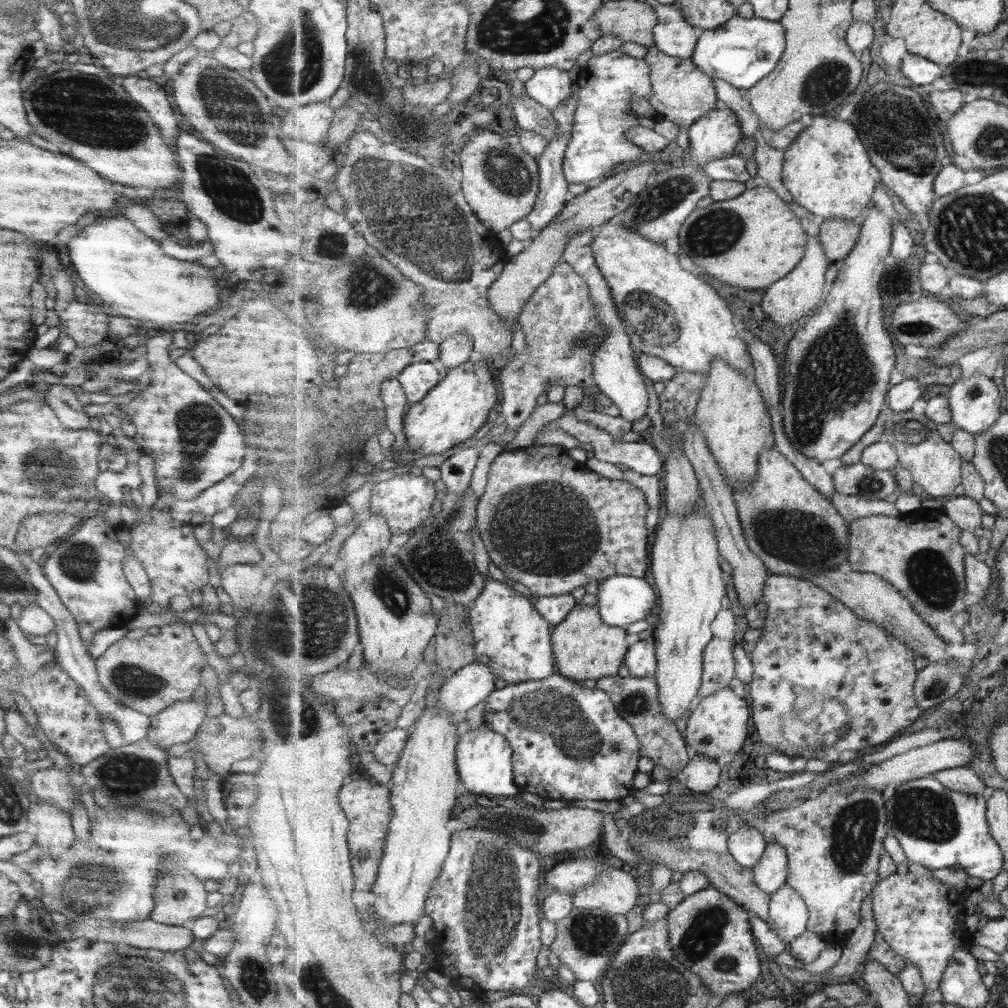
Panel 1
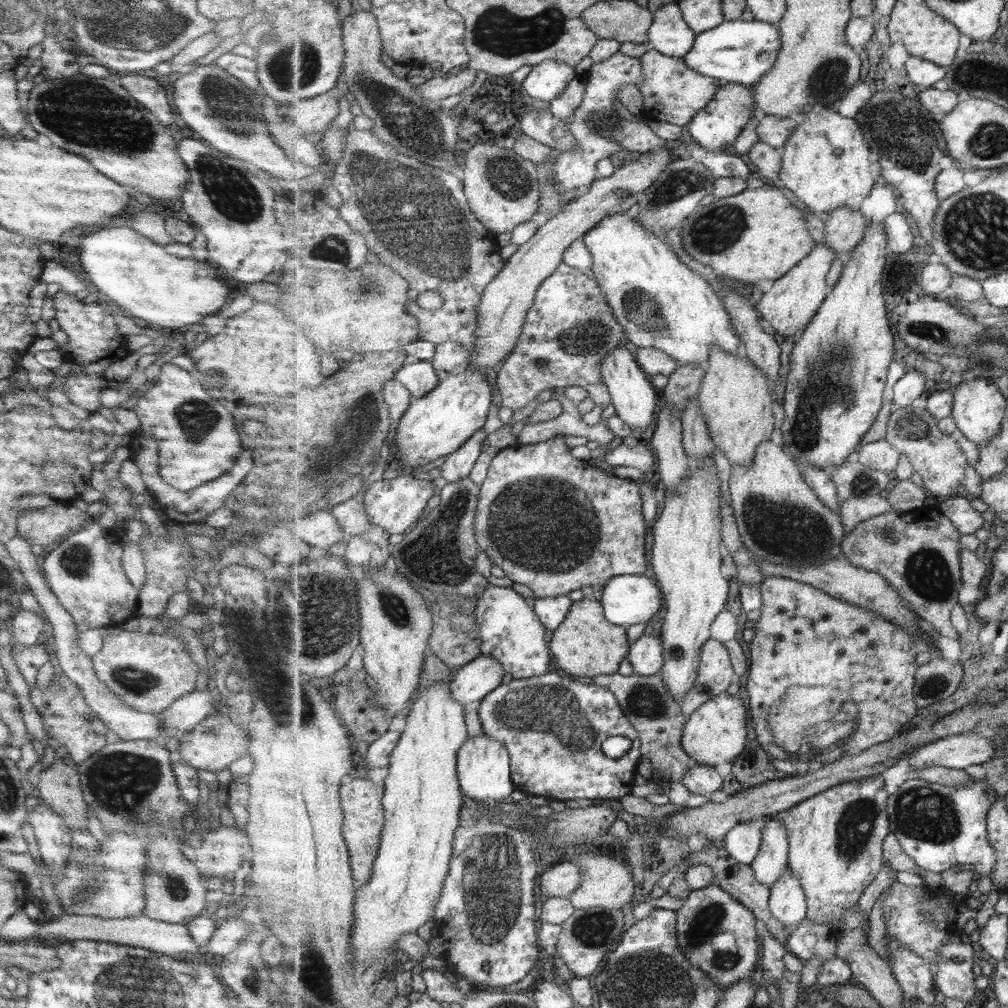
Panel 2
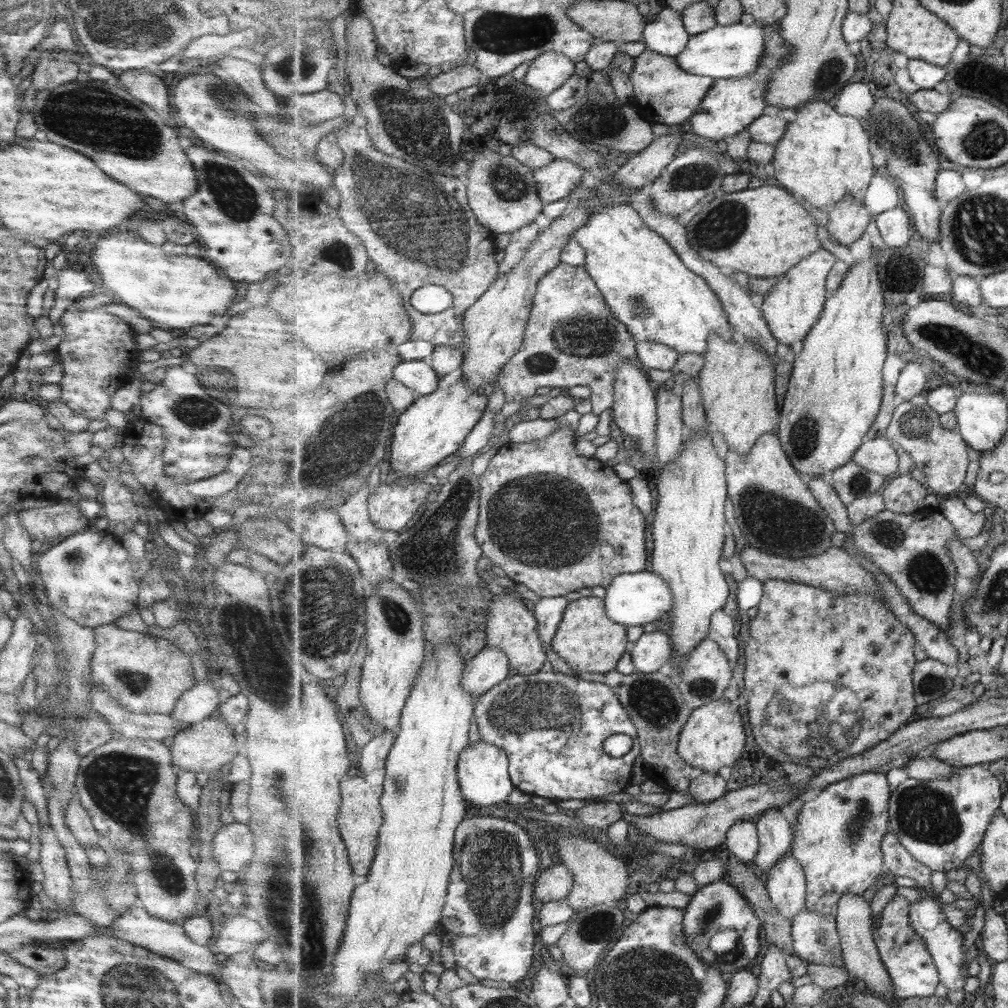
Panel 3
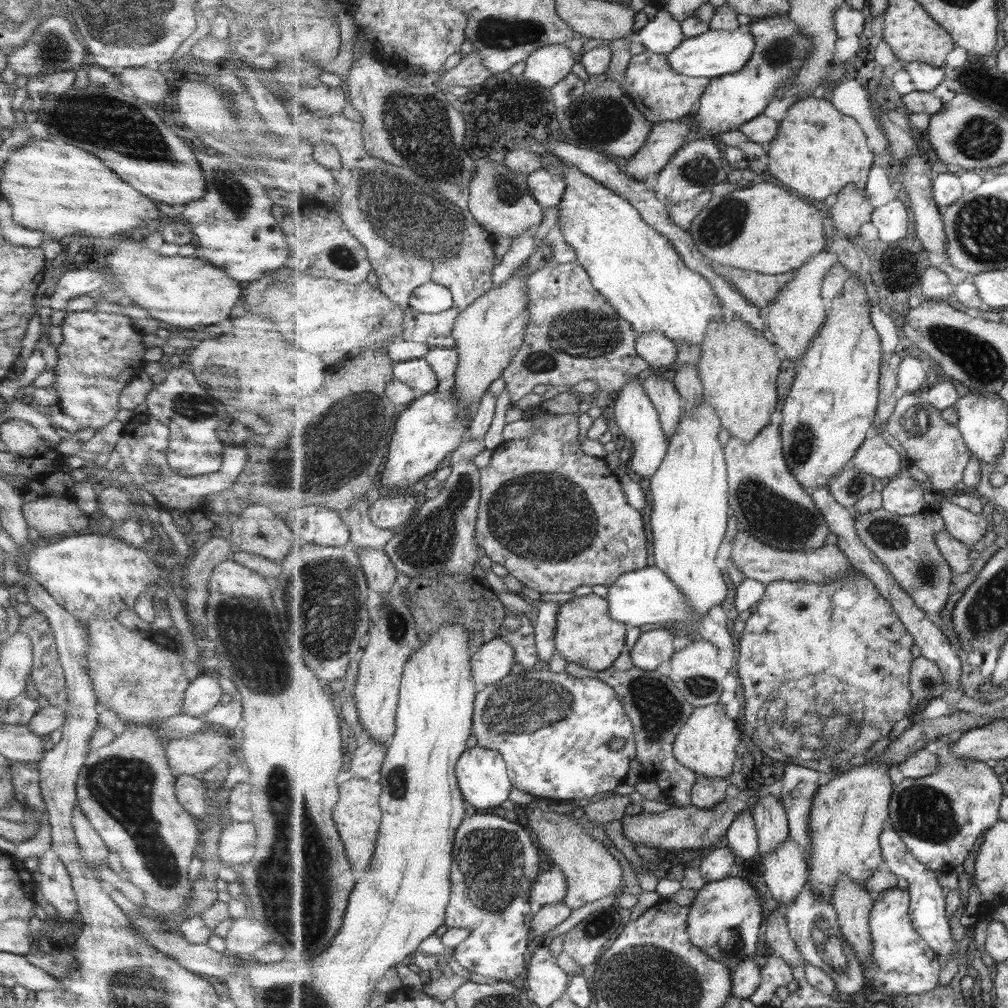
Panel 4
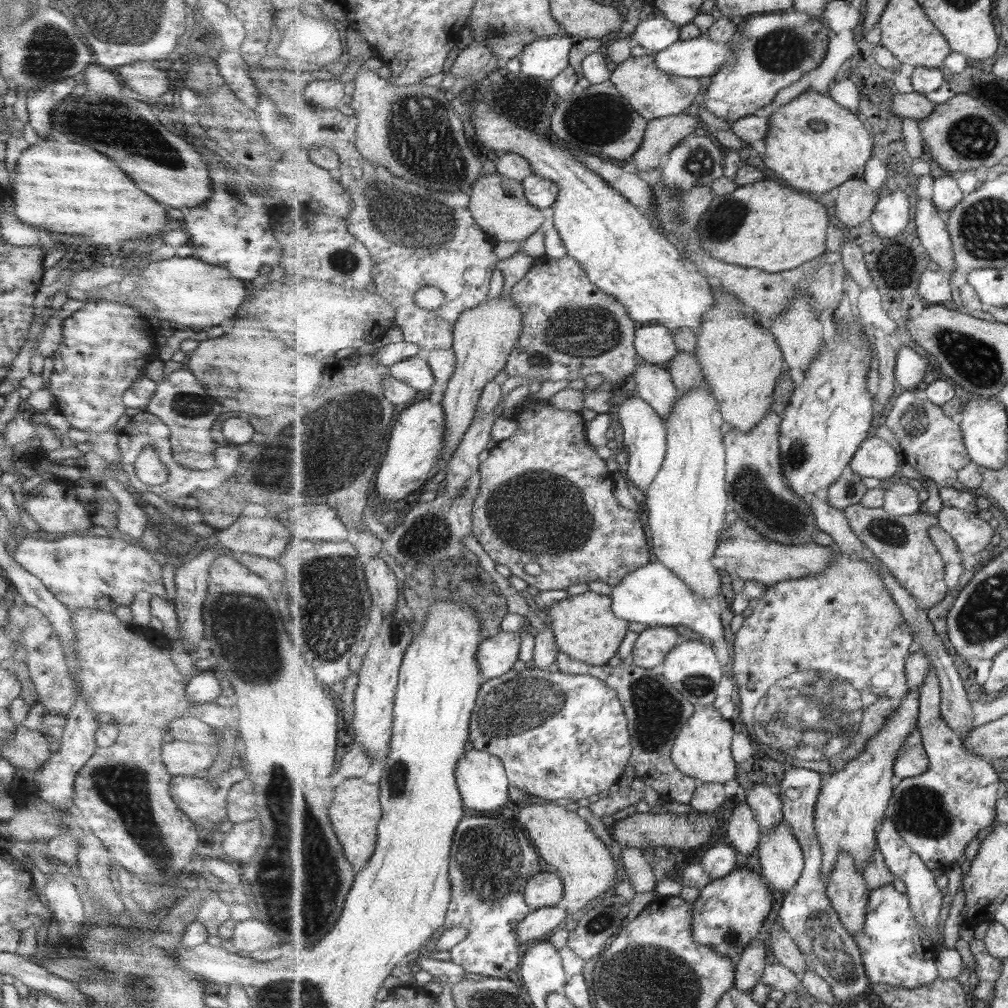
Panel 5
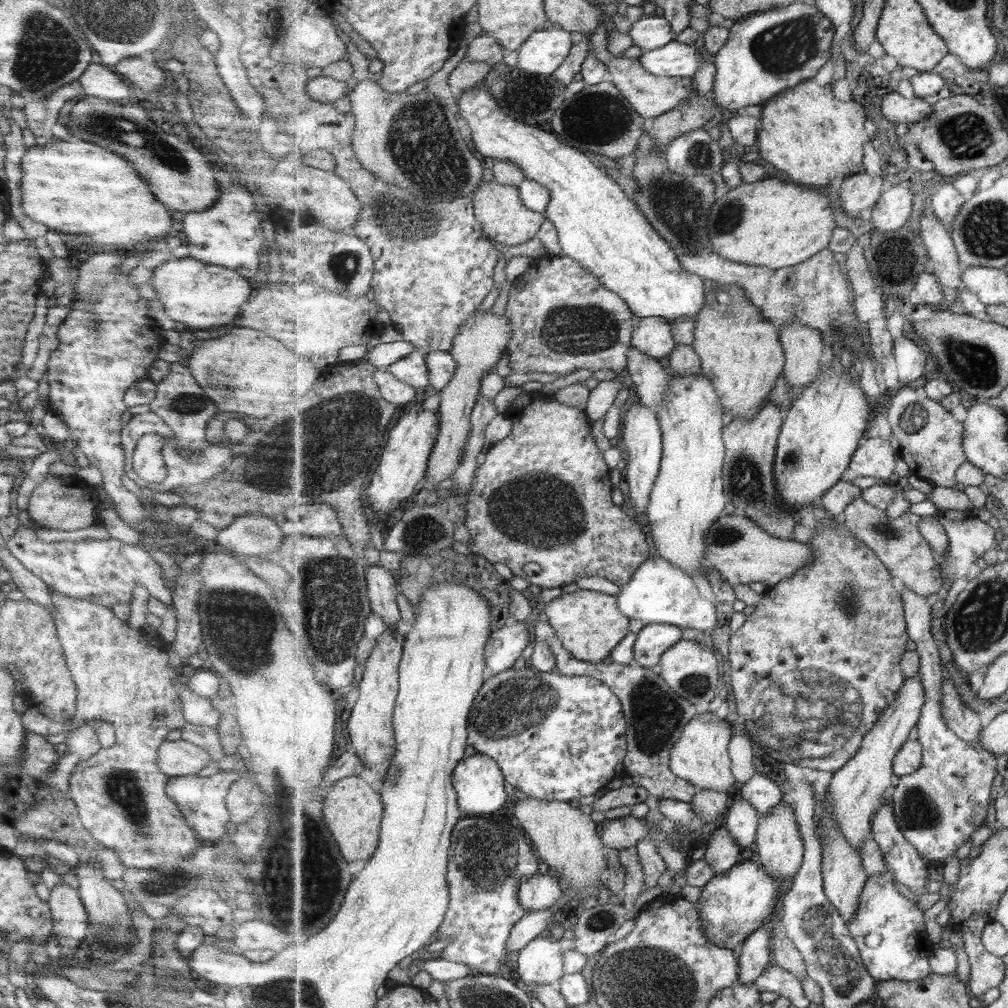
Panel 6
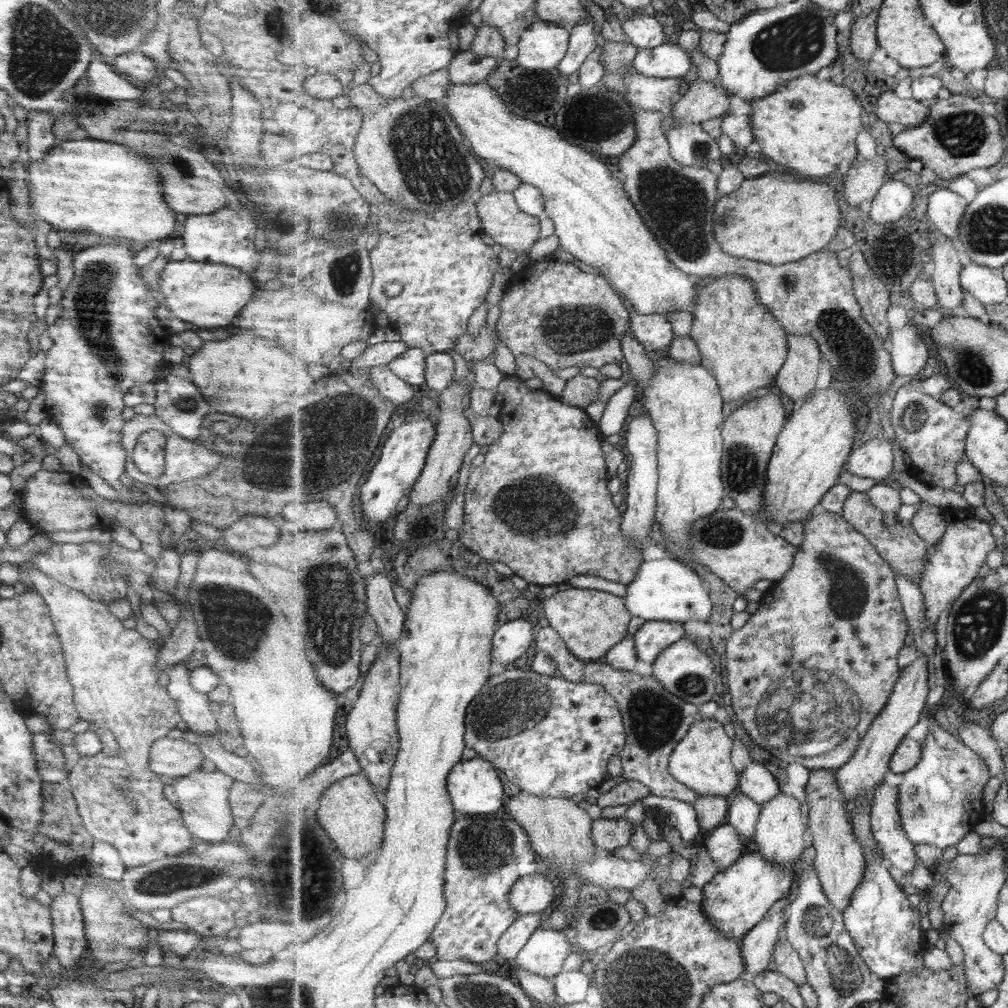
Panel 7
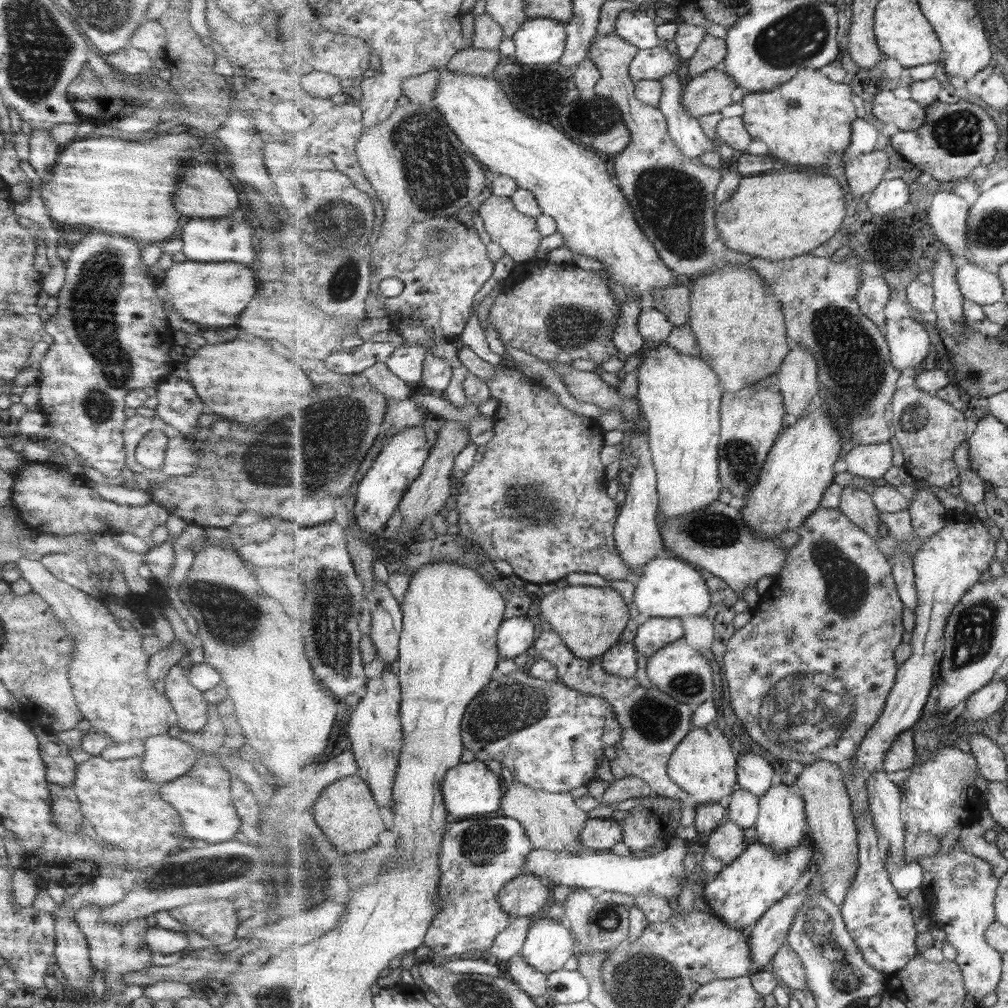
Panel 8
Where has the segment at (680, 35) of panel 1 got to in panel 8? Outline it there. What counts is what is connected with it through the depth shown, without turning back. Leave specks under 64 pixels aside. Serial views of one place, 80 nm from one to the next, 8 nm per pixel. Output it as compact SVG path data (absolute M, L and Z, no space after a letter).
M638 8L623 10L616 20L615 28L621 38L628 40L638 50L653 50L663 44L657 36L657 26L653 18L649 18L646 11Z

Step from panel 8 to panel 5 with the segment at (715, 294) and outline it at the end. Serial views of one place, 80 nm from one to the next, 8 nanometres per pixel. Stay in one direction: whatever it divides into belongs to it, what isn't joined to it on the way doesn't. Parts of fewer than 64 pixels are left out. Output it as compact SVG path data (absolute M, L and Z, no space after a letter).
M716 289L715 293L716 305L704 316L704 324L697 334L697 348L694 353L676 354L669 372L682 394L704 386L705 380L704 387L720 403L724 421L735 430L753 432L771 412L777 380L789 367L788 362L770 327L765 328L752 318L750 309L736 294Z

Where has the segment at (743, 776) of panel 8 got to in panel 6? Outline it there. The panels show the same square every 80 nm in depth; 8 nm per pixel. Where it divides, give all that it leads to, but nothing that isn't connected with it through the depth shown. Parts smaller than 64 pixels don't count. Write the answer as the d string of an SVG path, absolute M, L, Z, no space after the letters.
M756 772L740 790L740 794L766 817L784 798L782 785L777 784L768 774Z

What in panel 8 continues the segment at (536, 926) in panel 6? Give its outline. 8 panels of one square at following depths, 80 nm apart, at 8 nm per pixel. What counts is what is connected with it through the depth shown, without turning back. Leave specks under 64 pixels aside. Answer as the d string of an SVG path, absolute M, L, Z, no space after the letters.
M527 917L513 918L509 928L497 936L497 940L491 949L490 959L510 961L520 955L525 942L527 942L531 924L533 922Z

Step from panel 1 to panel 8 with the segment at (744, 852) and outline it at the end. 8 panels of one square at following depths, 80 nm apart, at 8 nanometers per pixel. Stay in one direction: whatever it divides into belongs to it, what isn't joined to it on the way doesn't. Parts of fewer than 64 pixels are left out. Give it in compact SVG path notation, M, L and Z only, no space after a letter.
M738 788L727 800L728 816L742 826L752 836L753 827L758 819L760 798L748 790Z

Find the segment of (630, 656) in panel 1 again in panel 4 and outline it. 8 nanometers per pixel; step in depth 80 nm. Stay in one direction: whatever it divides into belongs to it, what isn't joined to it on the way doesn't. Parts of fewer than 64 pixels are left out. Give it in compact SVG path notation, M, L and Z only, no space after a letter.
M665 628L644 632L630 651L633 664L647 671L657 670L661 662L667 662L675 654L675 636Z

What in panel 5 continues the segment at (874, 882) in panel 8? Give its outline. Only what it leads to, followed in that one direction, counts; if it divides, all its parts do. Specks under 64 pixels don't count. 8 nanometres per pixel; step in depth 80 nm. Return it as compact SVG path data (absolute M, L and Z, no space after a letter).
M893 884L870 892L865 928L854 936L870 981L873 985L881 983L910 989L936 981L940 977L936 959L939 950L923 930L924 926L915 920L907 893L897 892Z

